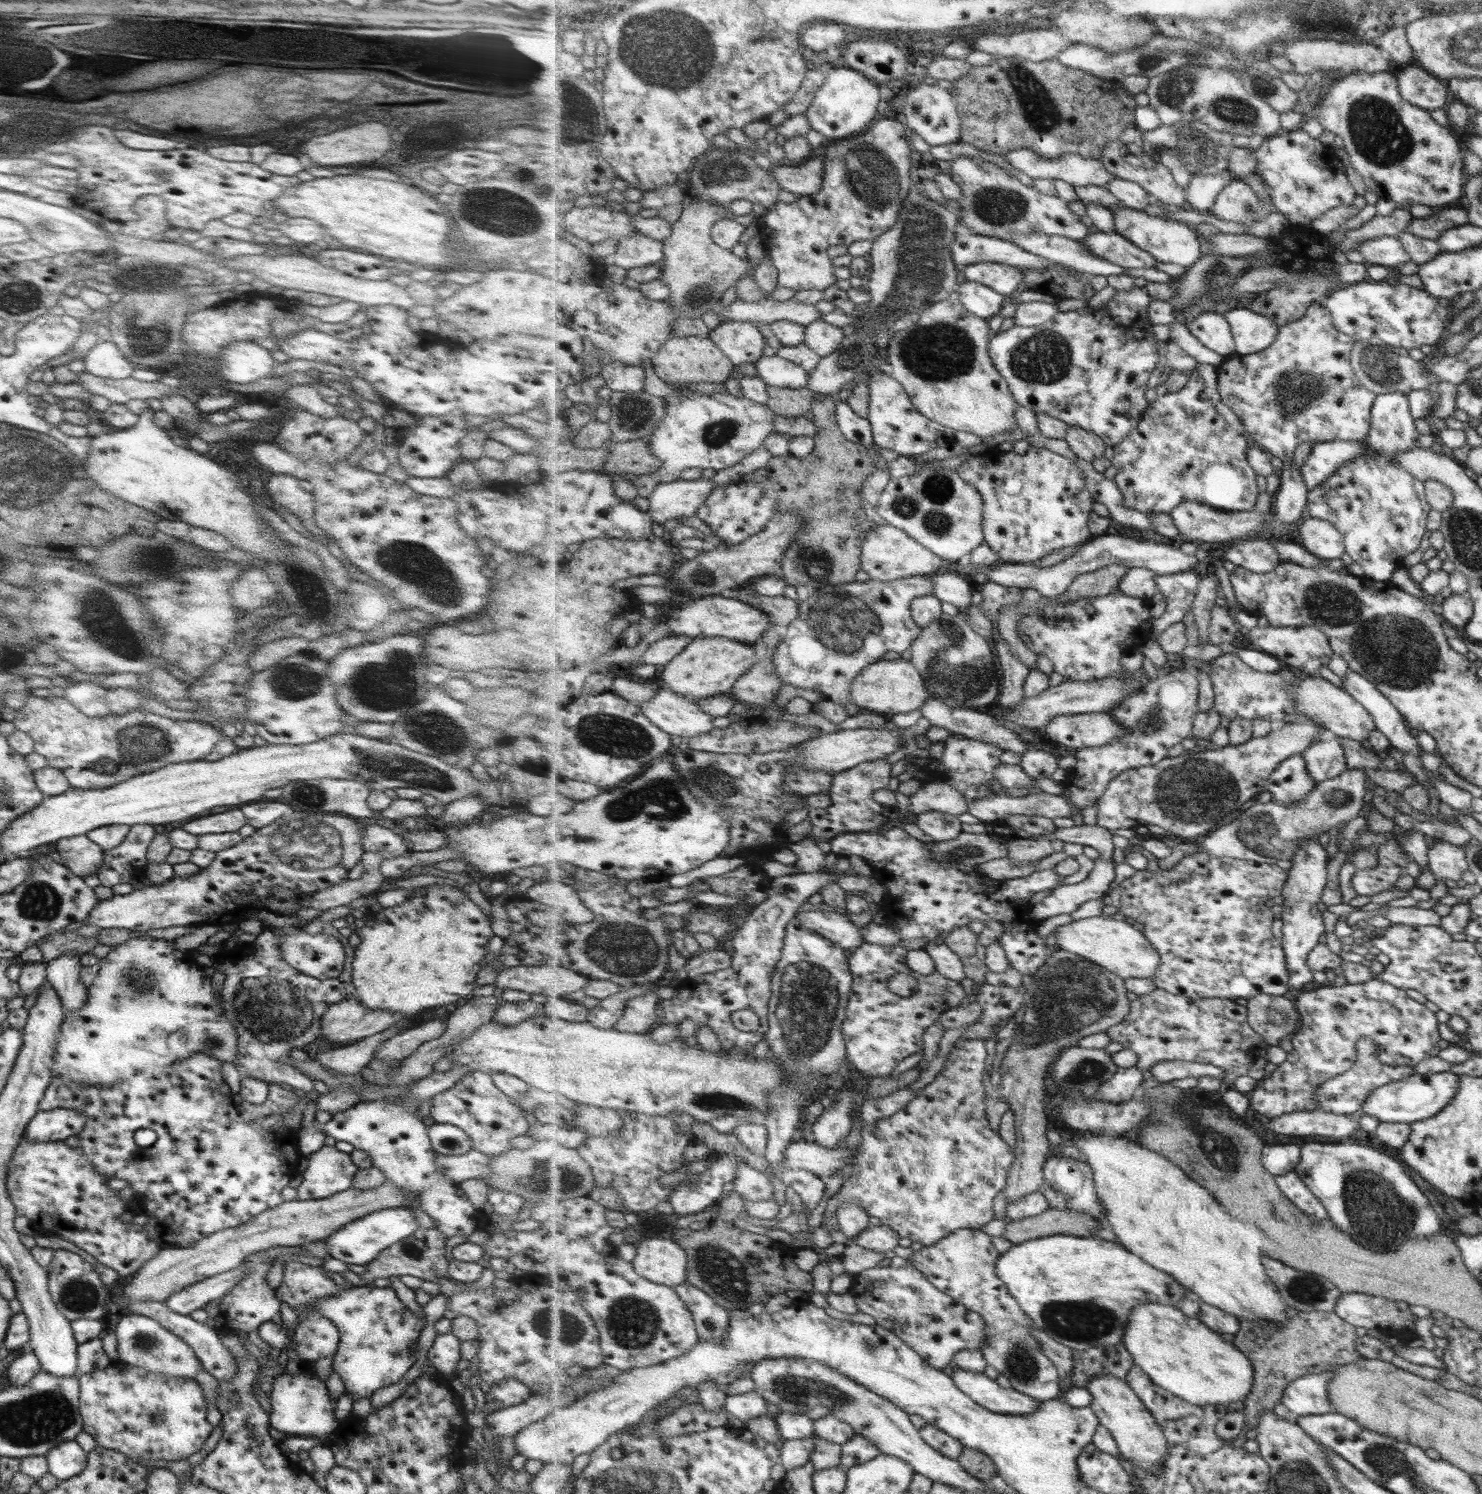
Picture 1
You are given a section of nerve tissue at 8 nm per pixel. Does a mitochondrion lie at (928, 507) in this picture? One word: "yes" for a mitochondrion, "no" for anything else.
yes

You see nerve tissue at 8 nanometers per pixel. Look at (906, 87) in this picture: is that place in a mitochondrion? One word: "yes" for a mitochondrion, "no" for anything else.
no

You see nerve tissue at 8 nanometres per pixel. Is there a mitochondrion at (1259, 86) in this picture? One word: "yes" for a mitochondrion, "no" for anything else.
yes

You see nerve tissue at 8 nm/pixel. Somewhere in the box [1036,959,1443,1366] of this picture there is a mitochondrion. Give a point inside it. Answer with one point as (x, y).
(1372, 1214)

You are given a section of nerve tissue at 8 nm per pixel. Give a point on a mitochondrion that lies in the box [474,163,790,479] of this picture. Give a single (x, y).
(634, 413)

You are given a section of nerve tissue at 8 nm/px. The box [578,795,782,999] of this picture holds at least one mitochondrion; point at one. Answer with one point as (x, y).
(624, 950)

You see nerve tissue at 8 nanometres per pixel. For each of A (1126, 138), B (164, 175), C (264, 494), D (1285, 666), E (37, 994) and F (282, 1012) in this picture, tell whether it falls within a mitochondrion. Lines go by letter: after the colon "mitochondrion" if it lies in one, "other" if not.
A: other
B: mitochondrion
C: other
D: other
E: other
F: mitochondrion

